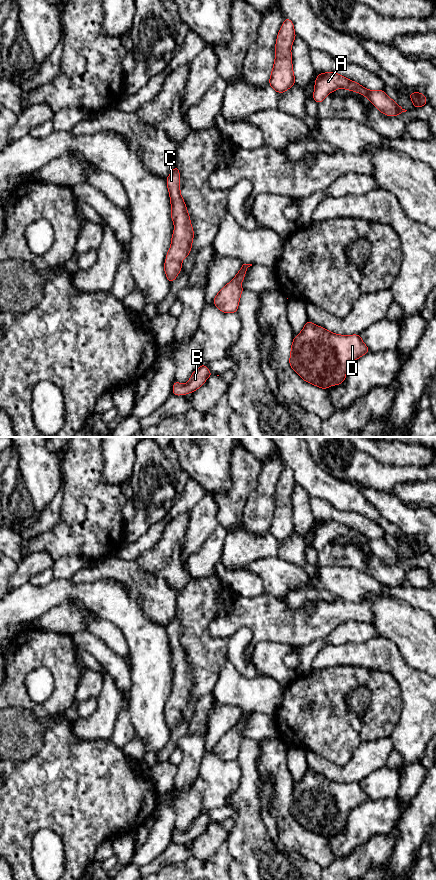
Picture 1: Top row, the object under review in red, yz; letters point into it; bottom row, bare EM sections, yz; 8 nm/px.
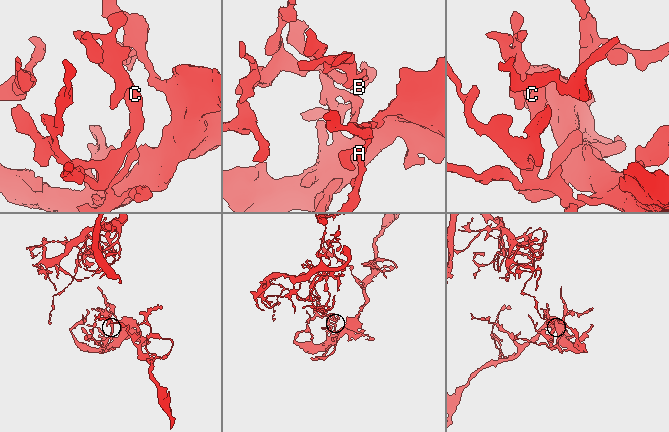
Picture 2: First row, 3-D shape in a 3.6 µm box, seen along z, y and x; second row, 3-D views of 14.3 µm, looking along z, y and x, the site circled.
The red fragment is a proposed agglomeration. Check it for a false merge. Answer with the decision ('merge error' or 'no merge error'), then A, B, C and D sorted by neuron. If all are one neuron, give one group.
no merge error; groups A B C D

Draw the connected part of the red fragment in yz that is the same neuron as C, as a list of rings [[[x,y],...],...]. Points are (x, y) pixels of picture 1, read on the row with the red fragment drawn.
[[[178,166],[166,178],[171,202],[171,218],[174,222],[174,232],[171,246],[164,262],[164,271],[169,283],[173,282],[182,268],[182,260],[191,251],[194,238],[193,227],[190,221],[186,204],[180,192],[180,174]]]

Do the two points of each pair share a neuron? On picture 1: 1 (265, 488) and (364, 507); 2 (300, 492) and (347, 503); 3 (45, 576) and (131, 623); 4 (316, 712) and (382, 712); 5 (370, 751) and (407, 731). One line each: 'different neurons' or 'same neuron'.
1: different neurons
2: different neurons
3: different neurons
4: same neuron
5: different neurons

